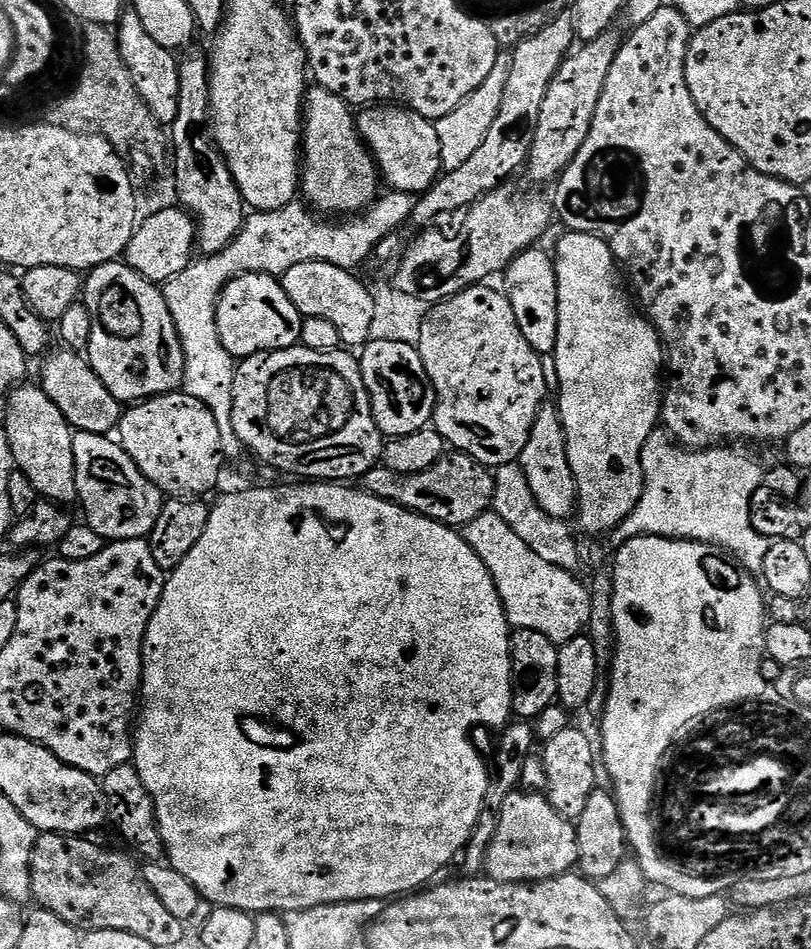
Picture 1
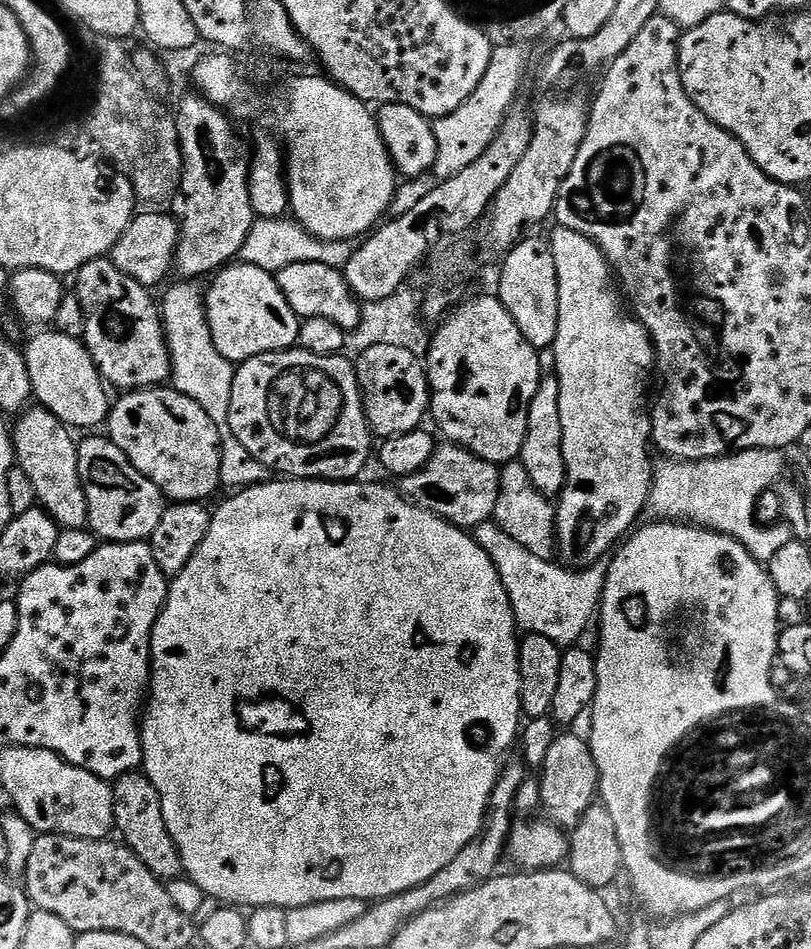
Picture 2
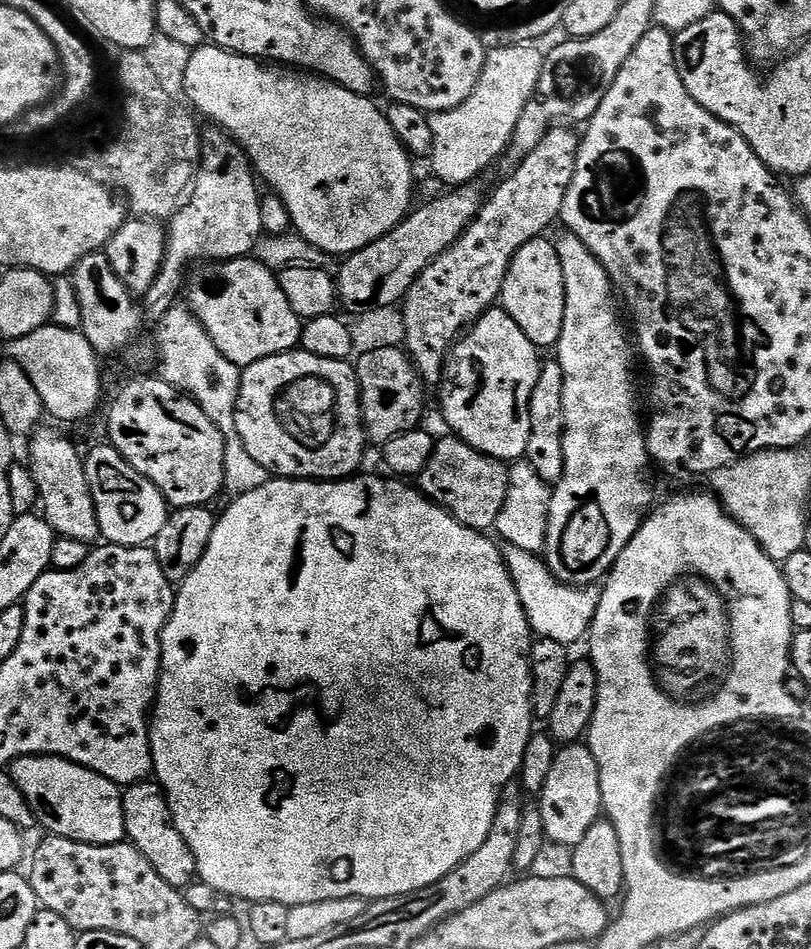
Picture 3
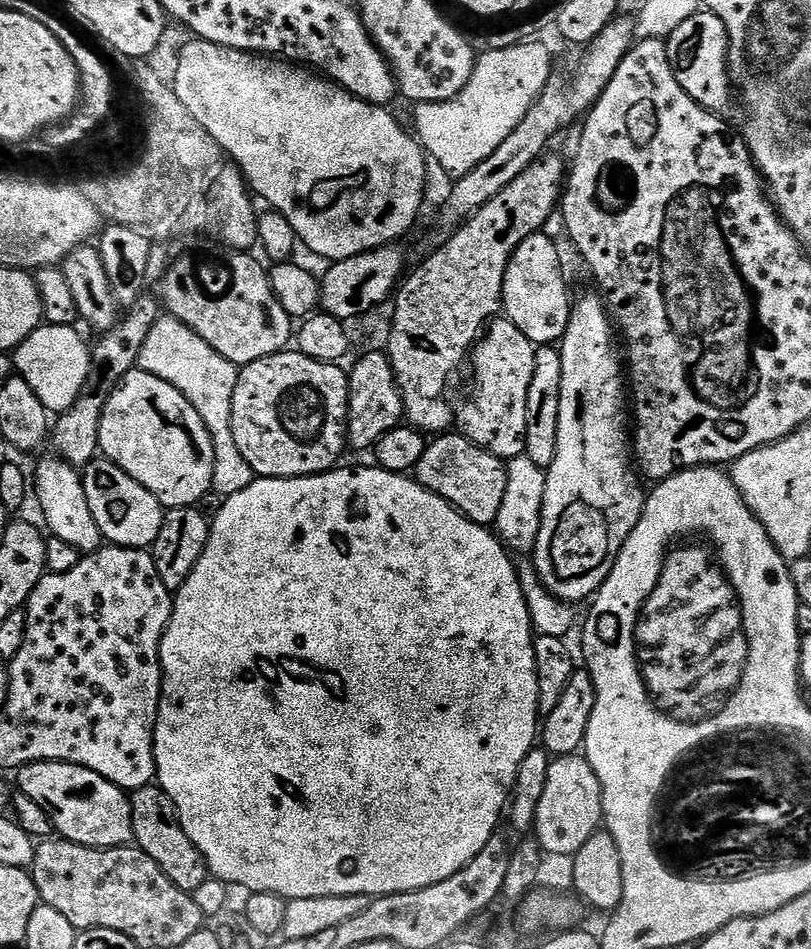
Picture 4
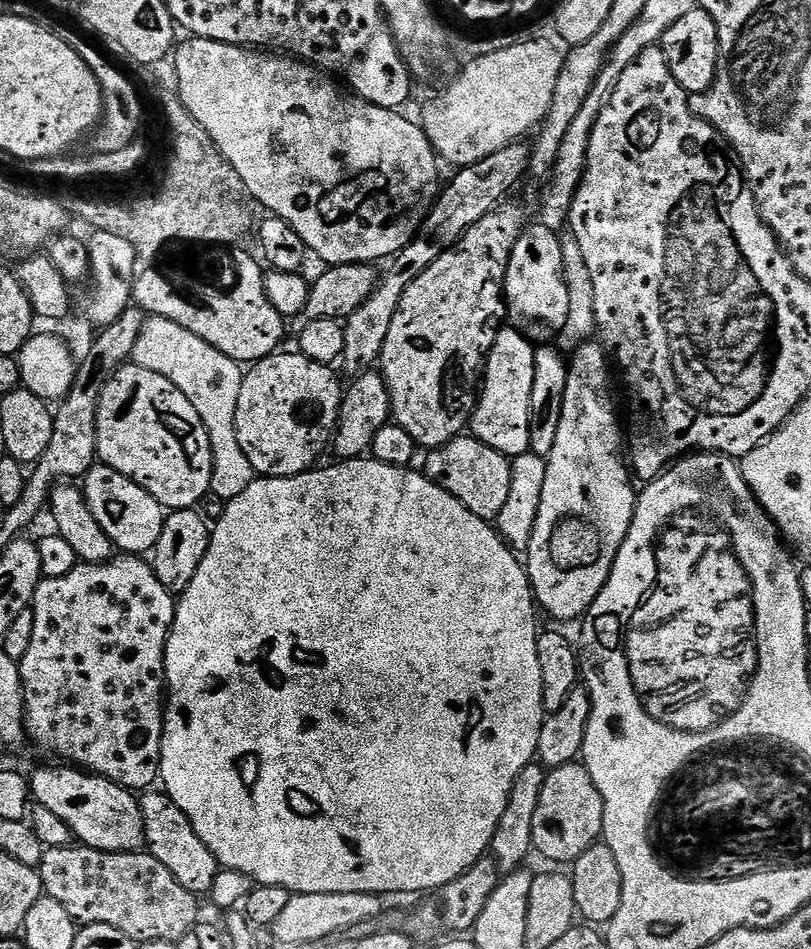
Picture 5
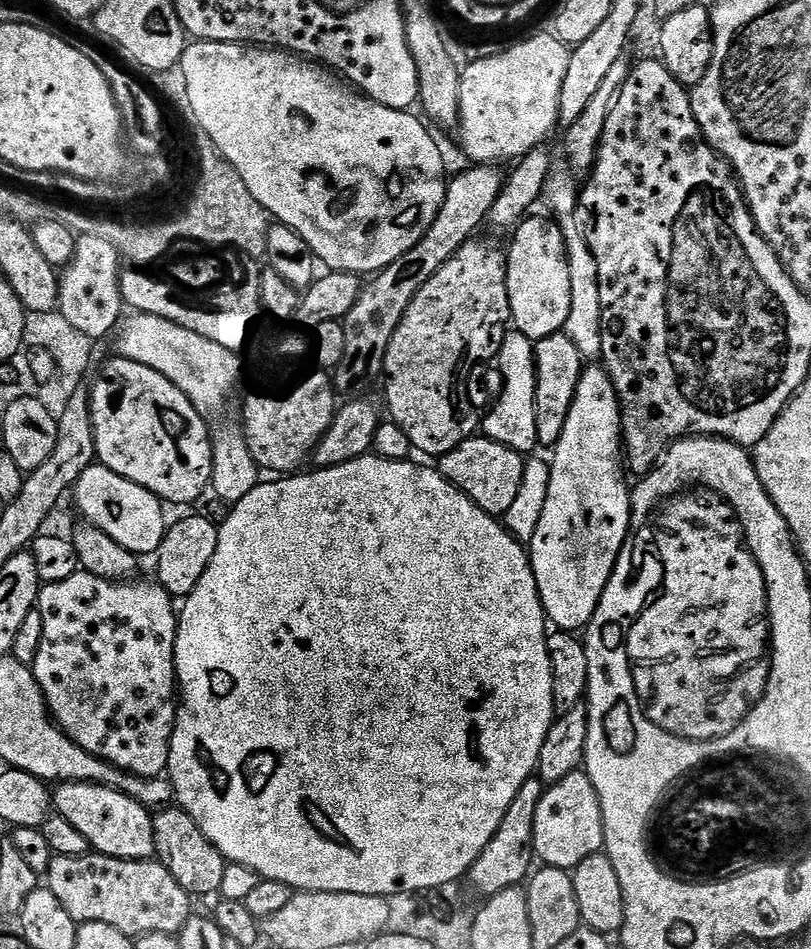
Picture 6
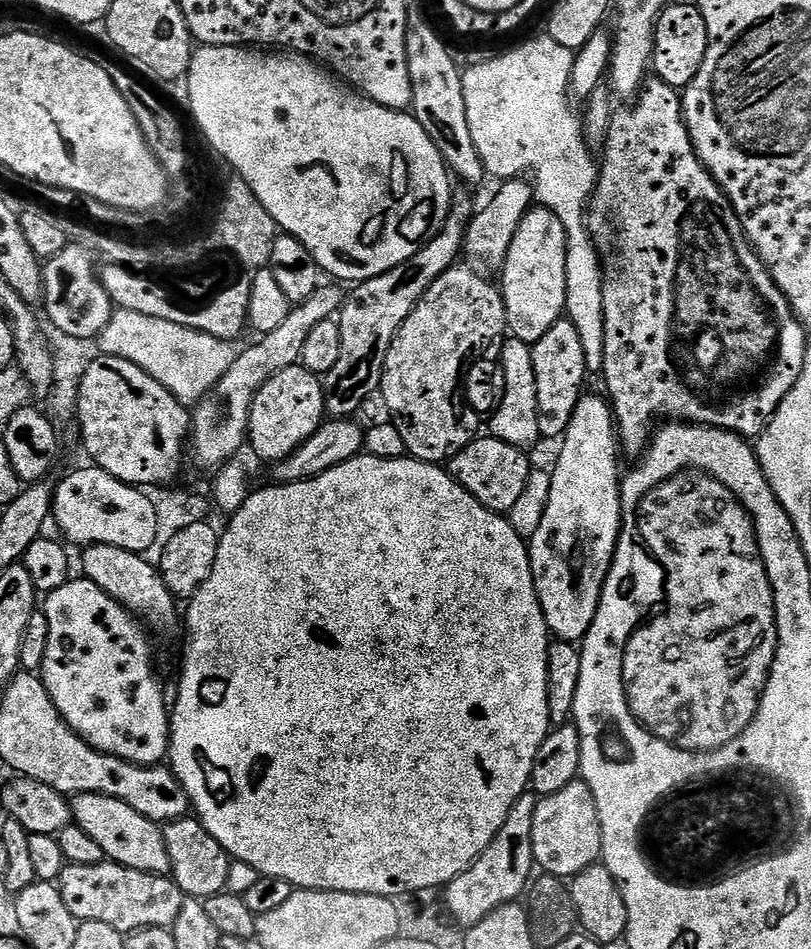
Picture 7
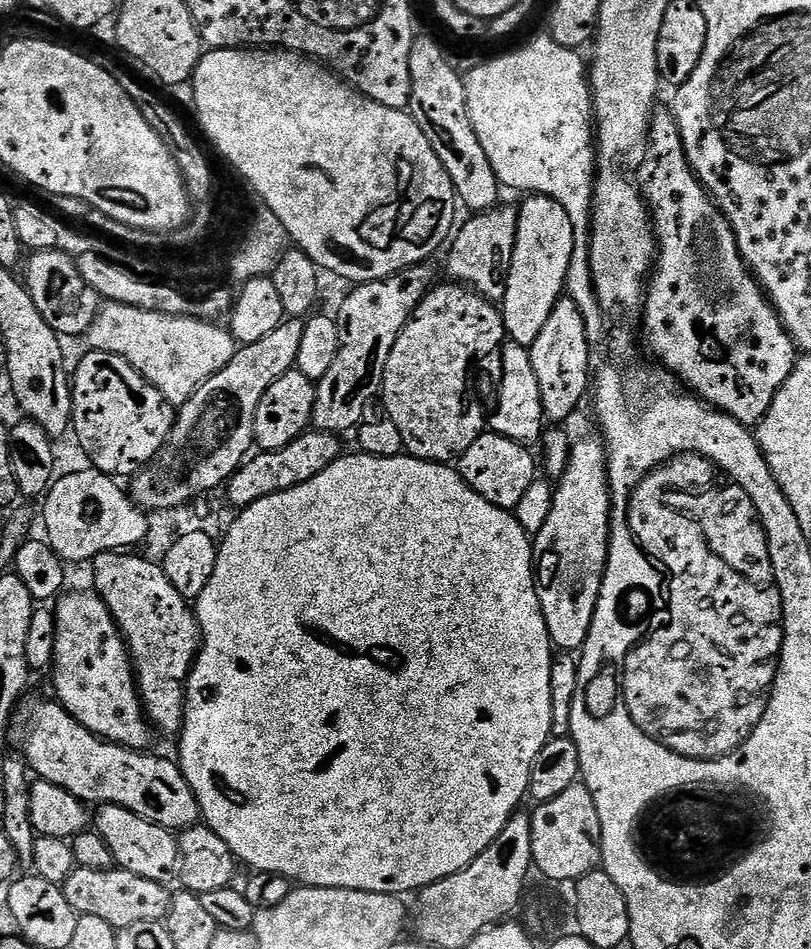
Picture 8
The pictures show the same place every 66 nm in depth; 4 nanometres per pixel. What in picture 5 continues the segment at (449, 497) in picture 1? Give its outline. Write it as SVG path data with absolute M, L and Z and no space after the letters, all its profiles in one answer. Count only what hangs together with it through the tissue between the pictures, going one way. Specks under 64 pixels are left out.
M461 434L441 448L433 448L422 465L425 476L435 480L446 490L446 494L454 494L466 510L478 514L478 518L495 522L498 514L502 514L502 506L510 495L510 472L512 460L503 456L498 450L486 446L486 442L476 439L471 434Z

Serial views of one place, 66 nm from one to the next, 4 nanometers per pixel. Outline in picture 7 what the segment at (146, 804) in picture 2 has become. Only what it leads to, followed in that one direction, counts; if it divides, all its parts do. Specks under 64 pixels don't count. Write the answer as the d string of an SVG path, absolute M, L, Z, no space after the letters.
M186 815L181 820L170 820L163 825L166 852L170 854L172 871L170 873L178 887L183 890L185 897L201 902L209 896L218 894L227 889L227 879L233 859L228 851L200 825L199 820Z

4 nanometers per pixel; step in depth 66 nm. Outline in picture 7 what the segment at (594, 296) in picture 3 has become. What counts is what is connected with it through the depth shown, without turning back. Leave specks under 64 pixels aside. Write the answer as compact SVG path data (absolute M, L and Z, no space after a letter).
M603 395L600 396L581 396L574 410L574 418L570 418L570 426L558 444L560 457L556 460L556 468L551 469L550 502L546 502L546 514L542 514L542 526L538 526L538 534L534 534L528 544L528 557L532 563L542 614L548 623L549 633L557 640L580 642L590 630L608 571L616 557L616 544L620 540L622 468L620 472L620 464L616 461L618 433L611 403Z

